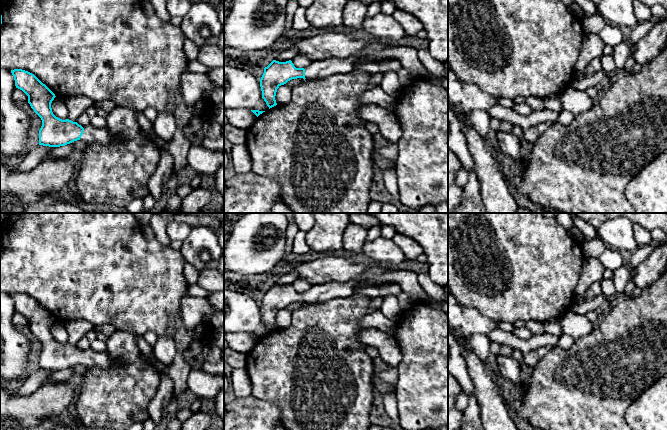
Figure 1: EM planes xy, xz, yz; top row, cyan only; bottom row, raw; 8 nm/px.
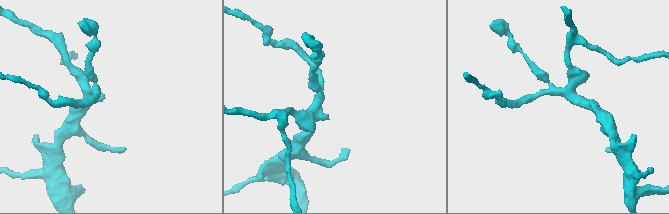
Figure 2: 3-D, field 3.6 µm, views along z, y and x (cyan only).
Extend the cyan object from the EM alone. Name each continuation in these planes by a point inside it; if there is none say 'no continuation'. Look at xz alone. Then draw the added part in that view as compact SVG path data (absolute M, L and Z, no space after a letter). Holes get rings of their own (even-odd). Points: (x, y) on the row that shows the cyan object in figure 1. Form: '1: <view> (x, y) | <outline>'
1: xz (408, 56) | M407 46L389 47L383 51L371 53L370 55L357 55L348 59L329 58L313 61L305 67L305 80L326 78L332 74L350 72L355 70L358 61L380 63L384 59L398 60L402 67L407 69L415 79L427 79L428 71L418 59L418 50Z

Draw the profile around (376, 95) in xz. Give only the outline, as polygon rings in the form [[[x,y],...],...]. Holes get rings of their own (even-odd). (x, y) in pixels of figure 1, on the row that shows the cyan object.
[[[375,86],[359,96],[359,102],[363,105],[375,104],[393,112],[397,98],[386,94],[379,86]]]

